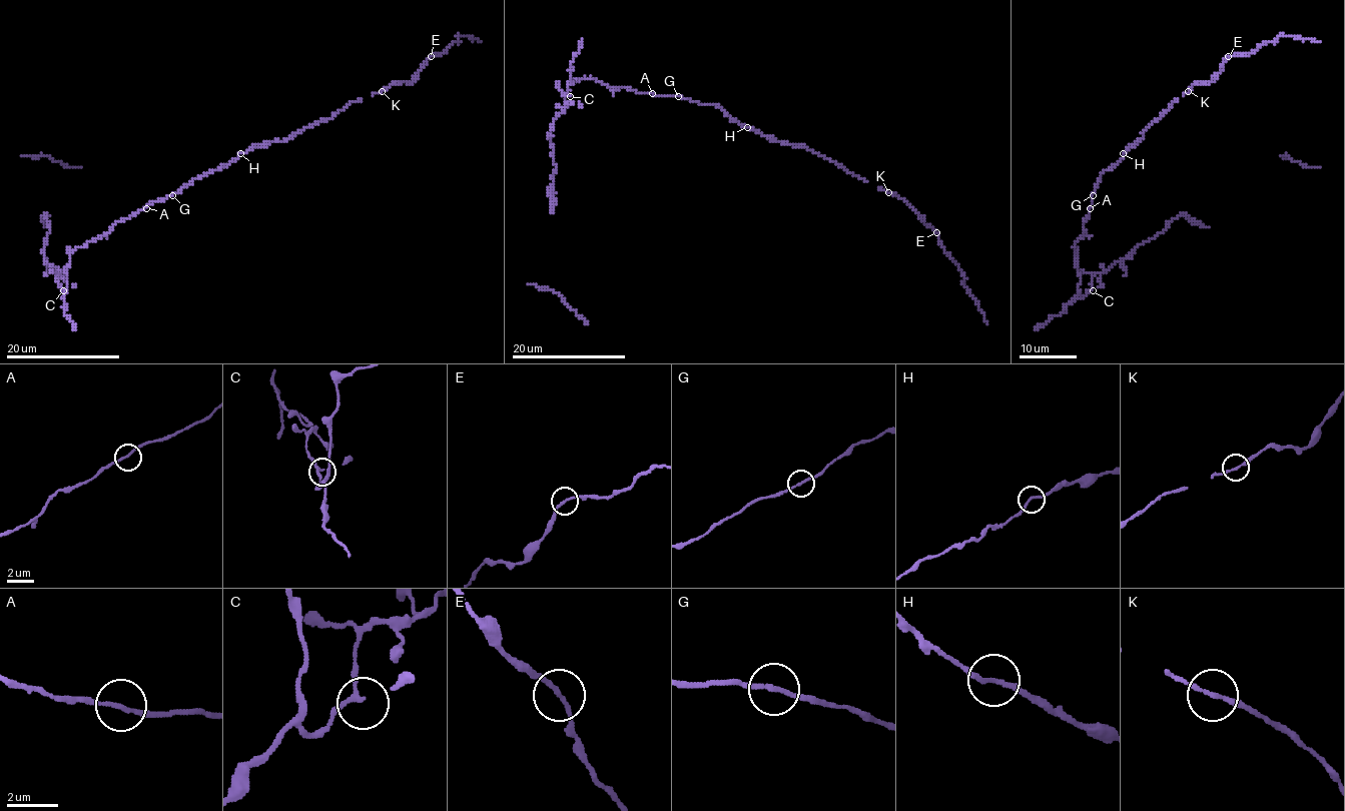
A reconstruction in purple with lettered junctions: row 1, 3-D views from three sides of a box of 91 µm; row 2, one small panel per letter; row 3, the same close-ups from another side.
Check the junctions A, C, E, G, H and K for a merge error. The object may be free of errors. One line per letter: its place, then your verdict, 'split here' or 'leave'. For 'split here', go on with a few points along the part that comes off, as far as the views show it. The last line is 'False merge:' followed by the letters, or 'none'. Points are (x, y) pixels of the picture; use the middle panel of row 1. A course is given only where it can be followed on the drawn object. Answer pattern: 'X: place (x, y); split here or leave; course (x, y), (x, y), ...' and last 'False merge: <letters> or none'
A: place (652, 93); leave
C: place (570, 96); leave
E: place (936, 232); leave
G: place (678, 96); leave
H: place (747, 127); leave
K: place (888, 192); leave
False merge: none

